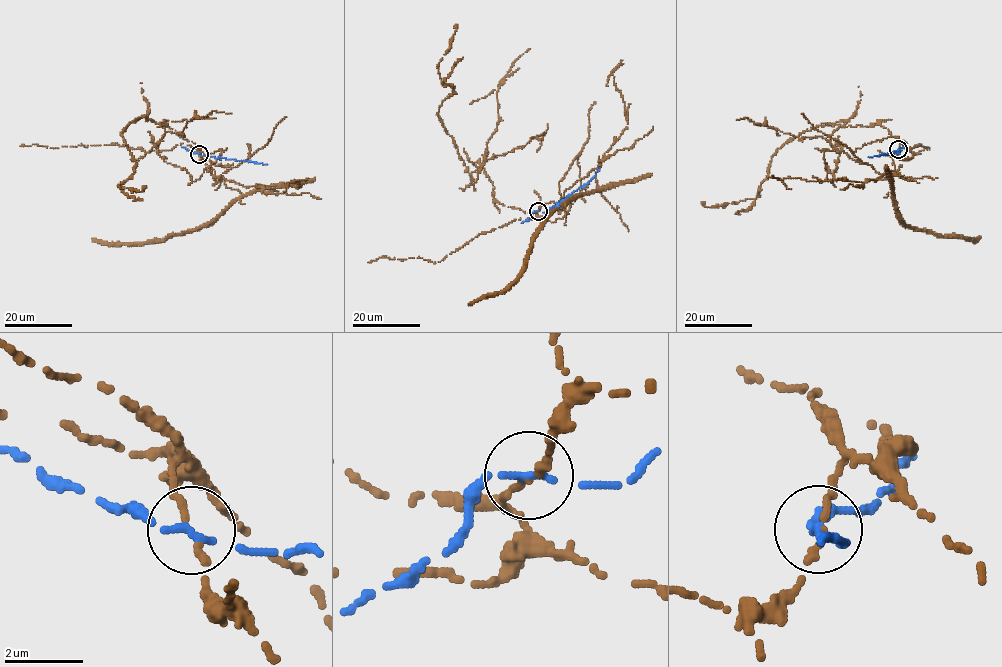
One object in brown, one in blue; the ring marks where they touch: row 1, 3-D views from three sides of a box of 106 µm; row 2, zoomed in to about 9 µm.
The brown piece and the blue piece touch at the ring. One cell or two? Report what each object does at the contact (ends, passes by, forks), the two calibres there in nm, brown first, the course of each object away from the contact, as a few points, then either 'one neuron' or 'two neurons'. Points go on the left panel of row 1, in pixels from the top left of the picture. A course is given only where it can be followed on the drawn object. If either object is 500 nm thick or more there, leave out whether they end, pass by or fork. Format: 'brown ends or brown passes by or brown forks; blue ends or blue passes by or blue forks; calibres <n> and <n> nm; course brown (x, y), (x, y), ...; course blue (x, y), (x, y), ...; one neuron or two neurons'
brown passes by; blue passes by; calibres 170 and 160 nm; course brown (199, 153), (165, 124), (145, 115), (130, 122), (121, 135), (136, 166), (118, 186), (145, 186); course blue (199, 153), (267, 164); two neurons

